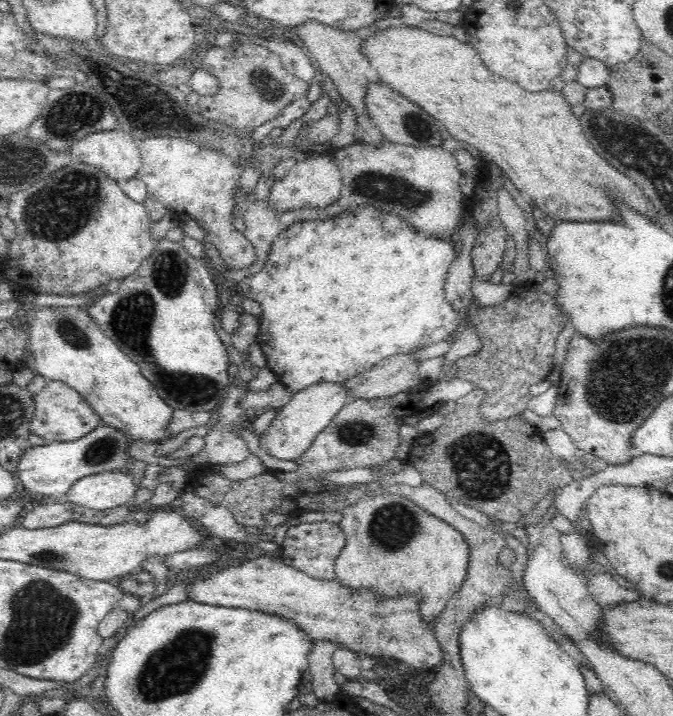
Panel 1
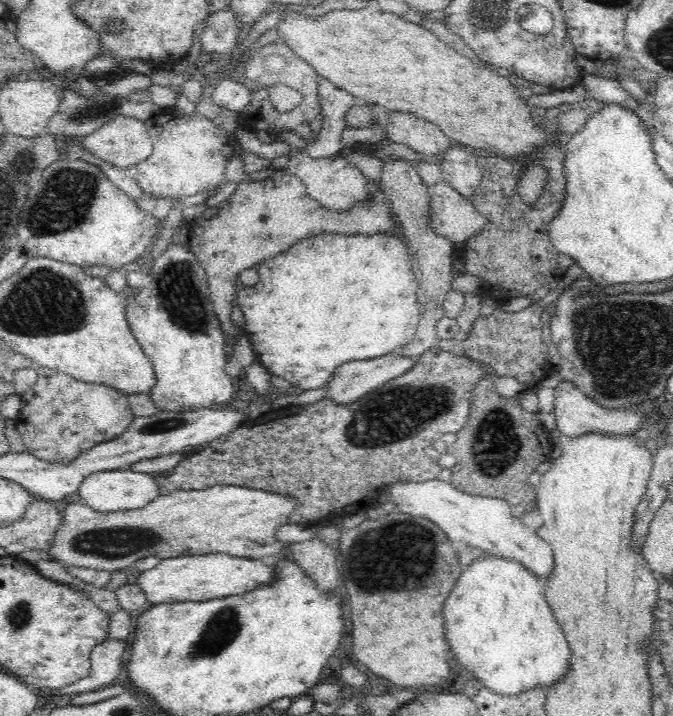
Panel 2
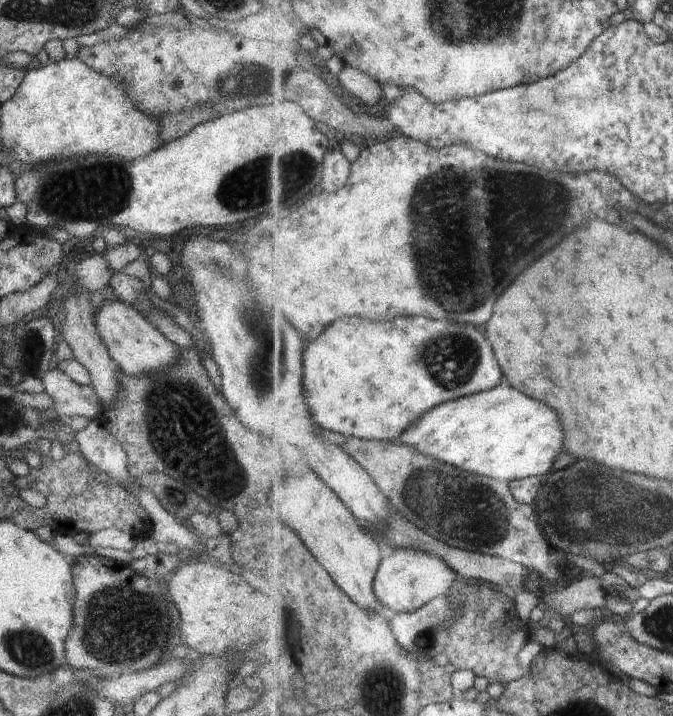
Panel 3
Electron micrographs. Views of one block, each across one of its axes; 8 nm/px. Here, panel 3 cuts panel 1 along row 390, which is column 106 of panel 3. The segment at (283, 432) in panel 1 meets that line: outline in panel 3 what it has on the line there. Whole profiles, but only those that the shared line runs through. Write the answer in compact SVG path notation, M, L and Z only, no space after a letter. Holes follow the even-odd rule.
M108 299L97 308L95 327L118 368L130 376L163 371L179 361L177 346L121 299Z

